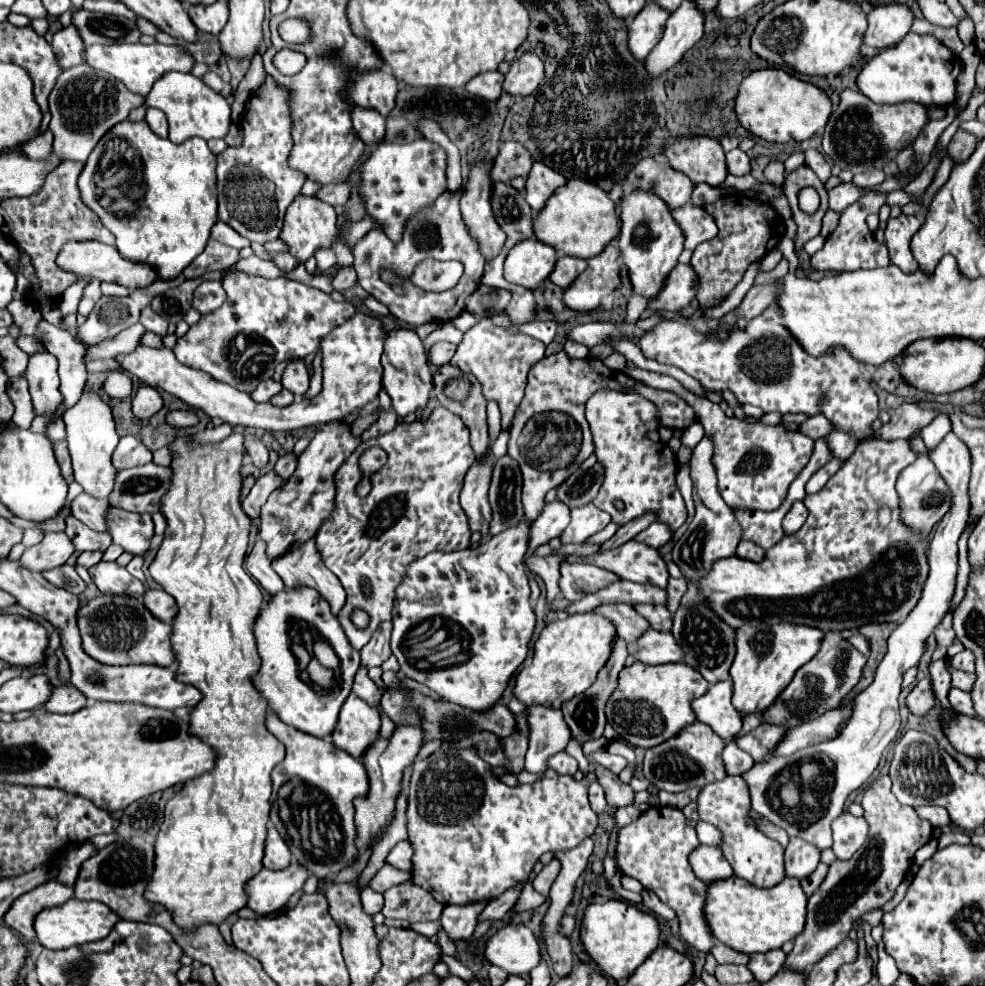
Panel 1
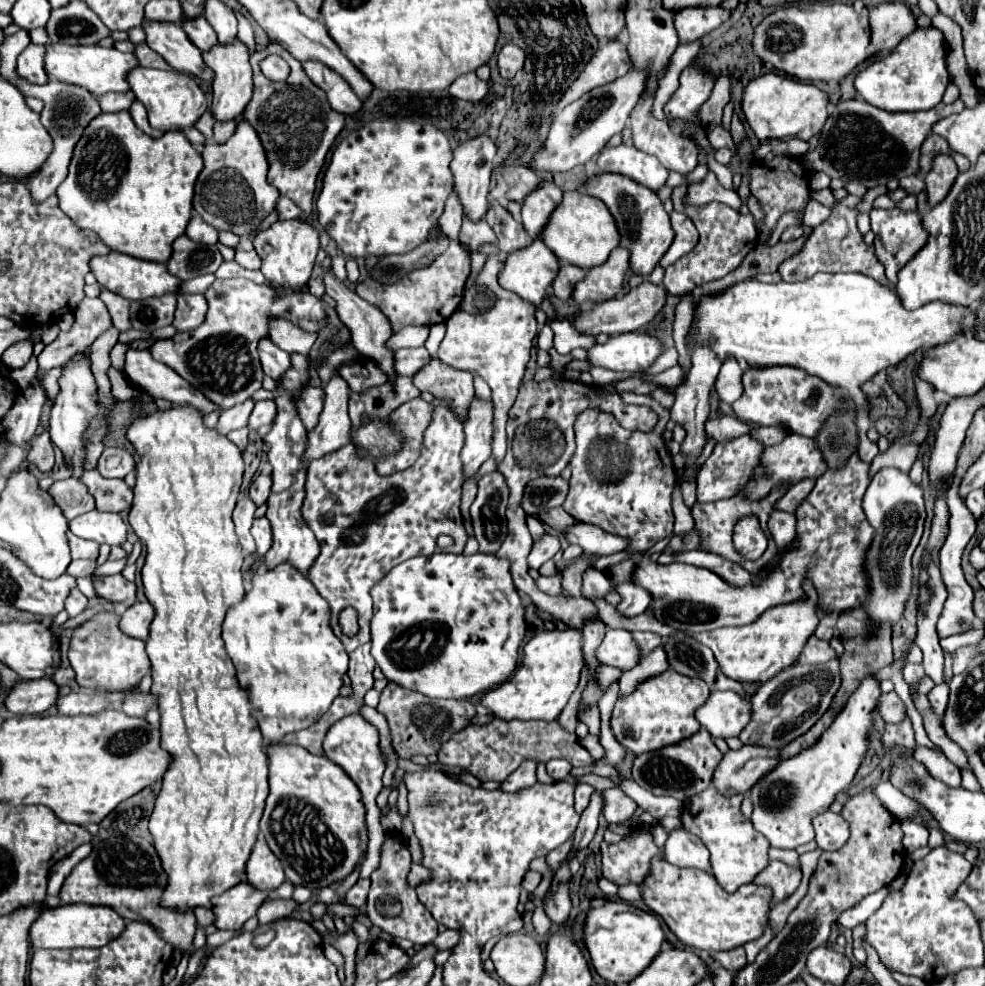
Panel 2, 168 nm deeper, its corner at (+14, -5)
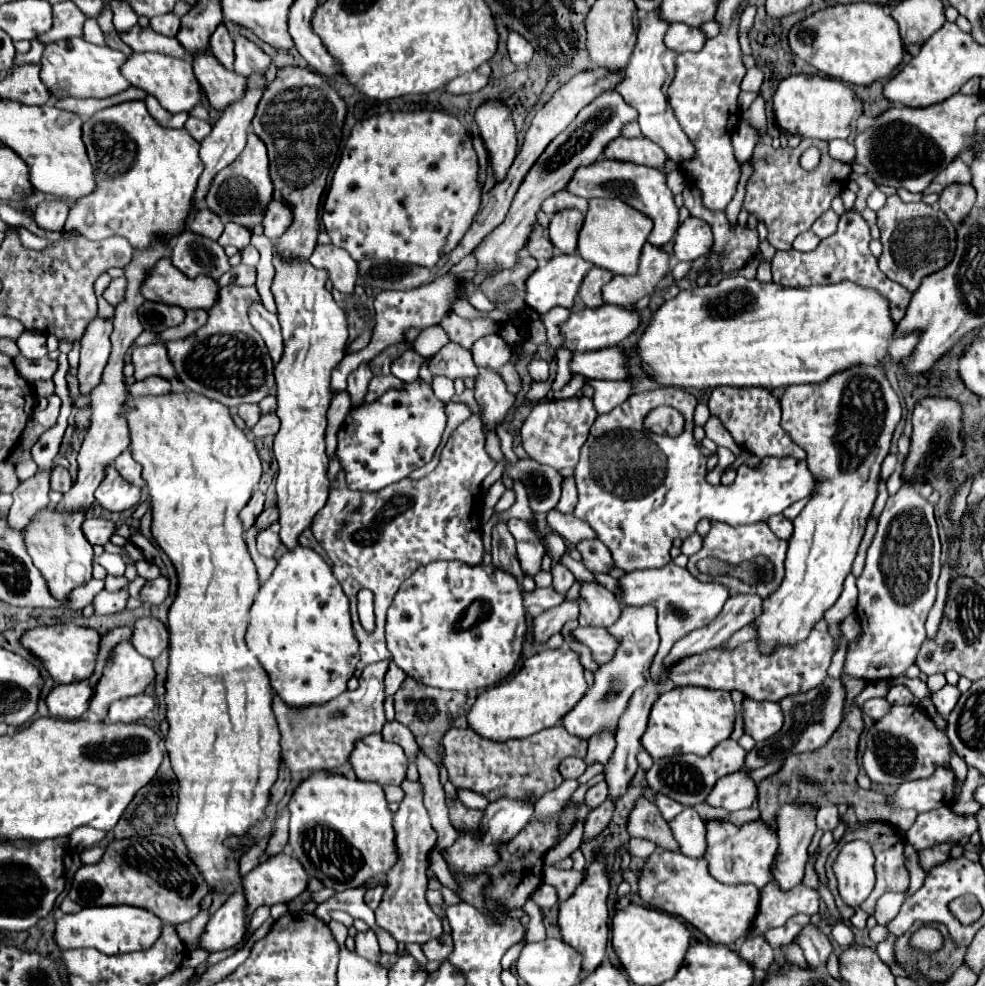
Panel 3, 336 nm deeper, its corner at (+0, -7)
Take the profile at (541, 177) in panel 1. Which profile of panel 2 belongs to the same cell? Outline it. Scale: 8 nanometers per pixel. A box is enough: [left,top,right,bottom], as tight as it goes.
[522,179,562,237]

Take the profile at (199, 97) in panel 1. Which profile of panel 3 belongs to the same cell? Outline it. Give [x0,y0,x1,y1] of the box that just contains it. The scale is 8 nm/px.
[120,53,202,113]

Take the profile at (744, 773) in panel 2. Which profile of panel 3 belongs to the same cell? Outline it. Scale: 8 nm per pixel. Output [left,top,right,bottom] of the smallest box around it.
[706,769,756,813]

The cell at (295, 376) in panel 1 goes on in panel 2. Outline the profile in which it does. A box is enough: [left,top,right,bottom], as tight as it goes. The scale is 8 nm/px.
[258,339,292,381]

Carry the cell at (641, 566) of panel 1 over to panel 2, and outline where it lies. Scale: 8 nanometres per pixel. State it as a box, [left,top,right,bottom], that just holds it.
[616,581,652,615]

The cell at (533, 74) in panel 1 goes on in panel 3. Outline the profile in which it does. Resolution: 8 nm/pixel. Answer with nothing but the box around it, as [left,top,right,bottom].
[508,31,534,67]

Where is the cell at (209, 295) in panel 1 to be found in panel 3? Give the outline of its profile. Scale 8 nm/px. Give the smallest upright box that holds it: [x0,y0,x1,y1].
[158,309,208,343]

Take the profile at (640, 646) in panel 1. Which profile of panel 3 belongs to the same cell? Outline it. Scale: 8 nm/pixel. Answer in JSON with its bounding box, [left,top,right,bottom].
[570,627,616,665]

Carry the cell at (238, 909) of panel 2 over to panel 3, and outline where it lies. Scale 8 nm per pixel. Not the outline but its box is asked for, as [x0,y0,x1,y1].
[200,893,244,953]

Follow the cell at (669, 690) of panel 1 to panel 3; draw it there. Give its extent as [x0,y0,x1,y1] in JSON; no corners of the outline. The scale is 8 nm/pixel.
[642,687,736,757]

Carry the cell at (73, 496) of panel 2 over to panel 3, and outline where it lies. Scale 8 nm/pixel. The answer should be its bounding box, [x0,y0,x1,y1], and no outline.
[50,465,72,493]

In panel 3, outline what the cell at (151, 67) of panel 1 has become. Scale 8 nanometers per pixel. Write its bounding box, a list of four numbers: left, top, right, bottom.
[40,37,130,99]

